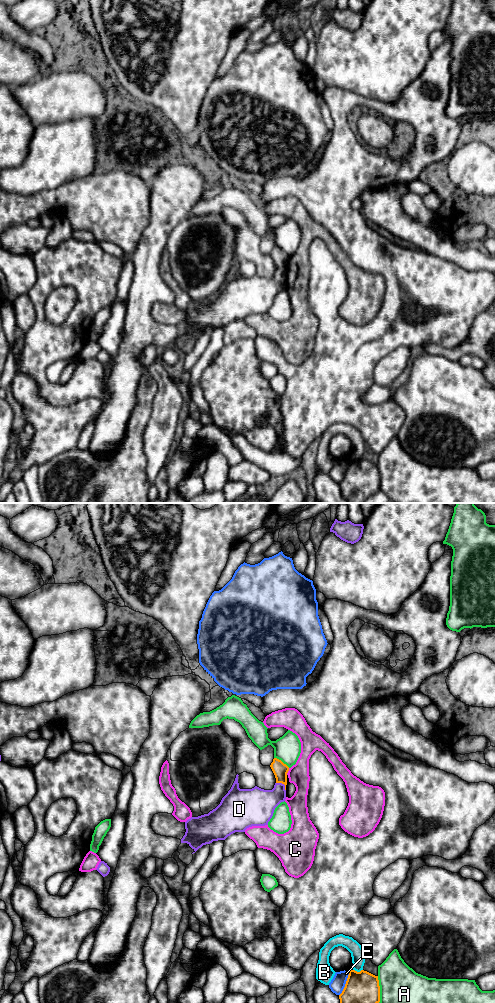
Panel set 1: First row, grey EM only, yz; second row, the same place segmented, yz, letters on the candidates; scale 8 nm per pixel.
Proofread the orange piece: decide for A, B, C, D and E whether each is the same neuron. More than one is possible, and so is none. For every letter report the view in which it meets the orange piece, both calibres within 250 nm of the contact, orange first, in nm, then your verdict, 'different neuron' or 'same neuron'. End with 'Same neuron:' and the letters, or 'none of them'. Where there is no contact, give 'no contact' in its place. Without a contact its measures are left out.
A: yz | 280/480 nm | different neuron
B: yz | 280/120 nm | different neuron
C: yz | 120/170 nm | different neuron
D: yz | 120/240 nm | different neuron
E: yz | 280/120 nm | different neuron
Same neuron: none of them

